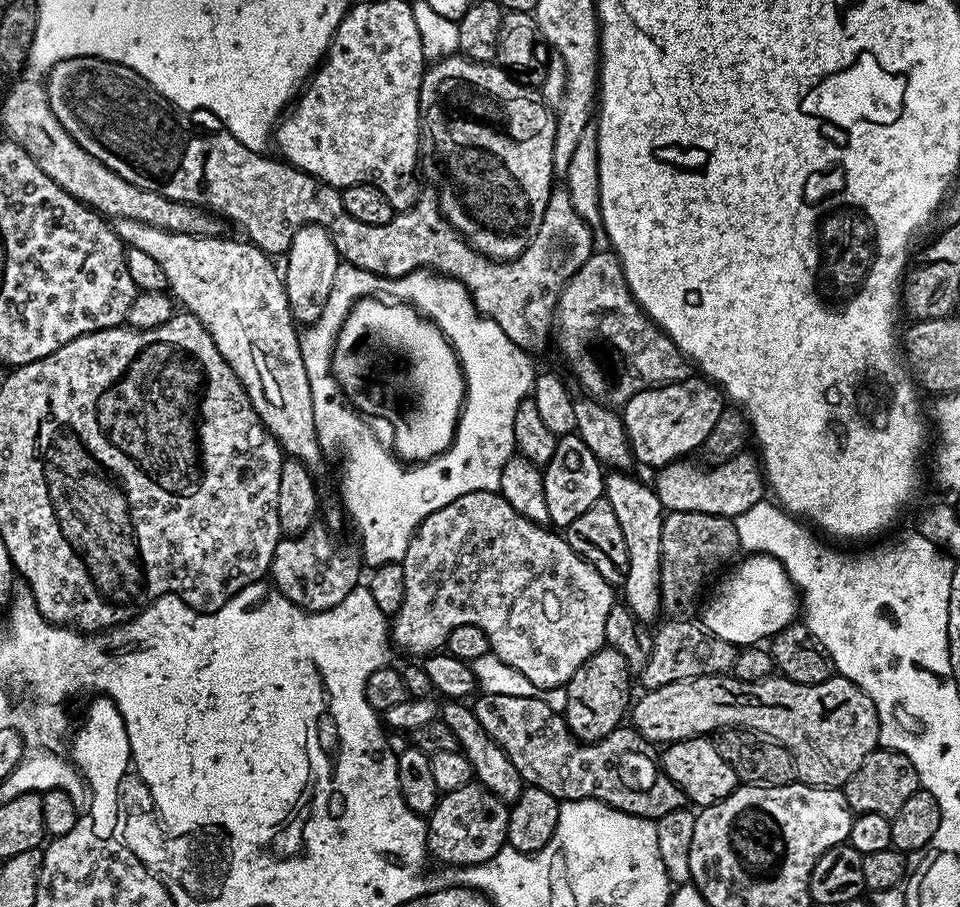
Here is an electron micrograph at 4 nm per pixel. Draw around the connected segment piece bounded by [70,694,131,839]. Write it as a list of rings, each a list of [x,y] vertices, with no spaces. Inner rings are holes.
[[[103,694],[93,700],[72,740],[70,758],[91,790],[89,824],[100,837],[112,839],[118,817],[119,776],[130,764],[131,752],[121,725],[121,714],[114,701]]]

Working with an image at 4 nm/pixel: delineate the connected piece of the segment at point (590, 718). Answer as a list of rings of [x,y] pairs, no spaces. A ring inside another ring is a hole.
[[[607,646],[600,648],[590,659],[582,662],[578,670],[574,670],[574,678],[570,678],[566,685],[566,706],[562,715],[576,739],[585,742],[601,740],[621,727],[620,719],[623,716],[625,719],[630,708],[628,676],[630,669],[626,658],[622,658],[618,650]]]

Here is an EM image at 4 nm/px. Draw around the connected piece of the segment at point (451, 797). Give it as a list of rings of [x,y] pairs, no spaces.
[[[470,783],[458,790],[450,790],[441,795],[436,809],[427,817],[428,826],[428,850],[433,861],[441,860],[444,866],[467,866],[469,864],[481,864],[494,854],[498,854],[500,848],[505,847],[508,839],[508,810],[509,805],[499,800],[490,790],[486,790],[481,784]]]

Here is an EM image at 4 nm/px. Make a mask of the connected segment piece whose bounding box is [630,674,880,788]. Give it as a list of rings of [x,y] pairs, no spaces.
[[[725,674],[723,676],[699,676],[693,680],[683,680],[682,682],[670,682],[661,688],[654,688],[643,693],[645,696],[640,701],[633,703],[630,708],[630,720],[632,716],[632,724],[645,736],[648,740],[653,740],[659,746],[667,746],[673,740],[689,740],[695,736],[708,736],[715,734],[726,728],[749,728],[751,732],[758,732],[761,736],[778,742],[786,750],[790,750],[790,754],[796,763],[797,777],[803,783],[817,784],[819,788],[840,788],[849,778],[850,774],[854,774],[854,770],[858,770],[858,766],[862,766],[862,762],[866,762],[866,758],[871,752],[876,751],[880,742],[880,723],[878,722],[878,714],[874,702],[868,695],[854,682],[850,682],[842,675],[834,675],[826,682],[821,684],[796,684],[793,680],[786,679],[785,676],[773,674],[765,676],[762,680],[739,680],[737,676]]]

